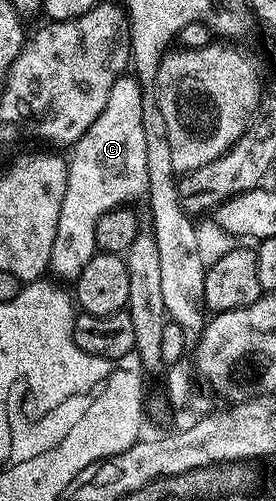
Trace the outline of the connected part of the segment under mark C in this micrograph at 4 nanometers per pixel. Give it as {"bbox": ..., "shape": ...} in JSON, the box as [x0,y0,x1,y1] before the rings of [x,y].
{"bbox":[51,75,148,279],"shape":[[[125,75],[117,79],[114,87],[110,87],[110,99],[106,99],[106,107],[102,107],[102,115],[90,123],[90,127],[71,146],[72,157],[67,158],[68,178],[66,179],[66,195],[62,195],[62,211],[58,211],[58,231],[54,235],[54,251],[52,252],[51,272],[57,278],[74,279],[90,263],[97,252],[96,228],[98,219],[112,209],[118,209],[132,203],[135,197],[145,196],[148,181],[146,169],[146,134],[143,130],[143,91],[135,76]]]}

